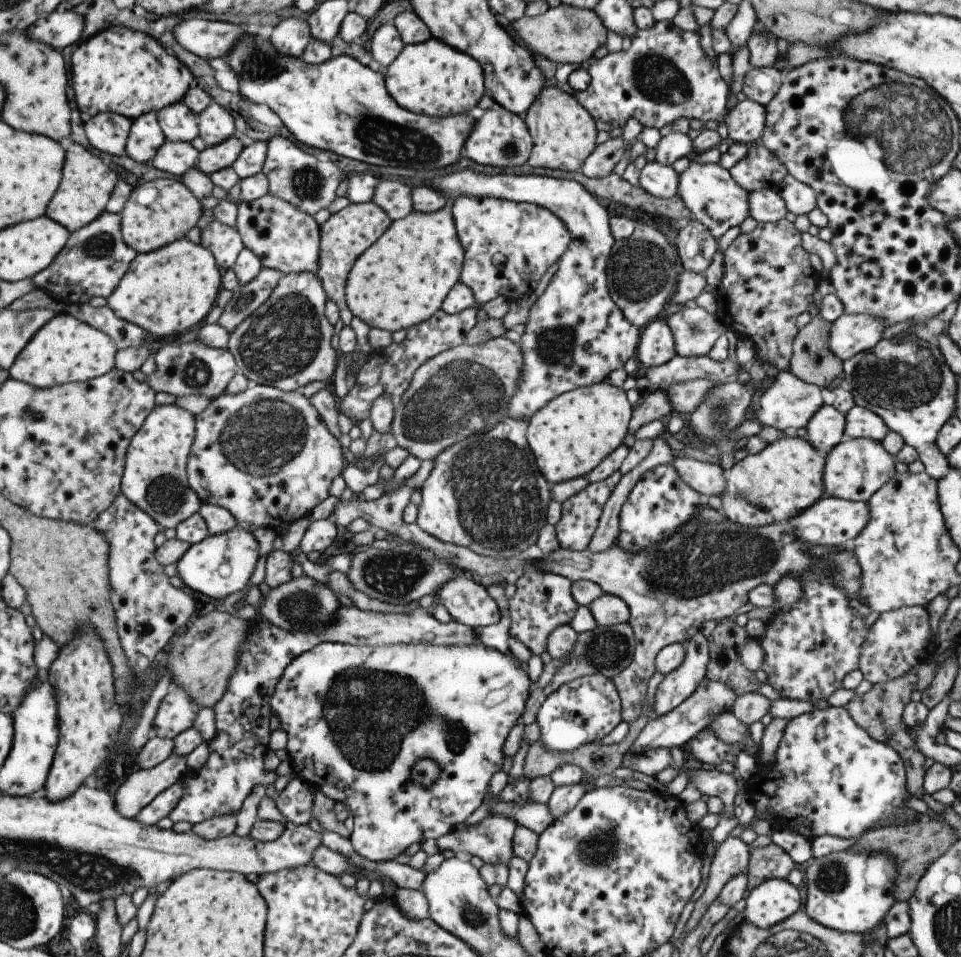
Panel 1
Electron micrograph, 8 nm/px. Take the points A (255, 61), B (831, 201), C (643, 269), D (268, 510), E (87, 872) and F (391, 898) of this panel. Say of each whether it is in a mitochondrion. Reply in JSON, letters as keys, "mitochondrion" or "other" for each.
{"A":"mitochondrion","B":"other","C":"mitochondrion","D":"other","E":"mitochondrion","F":"other"}

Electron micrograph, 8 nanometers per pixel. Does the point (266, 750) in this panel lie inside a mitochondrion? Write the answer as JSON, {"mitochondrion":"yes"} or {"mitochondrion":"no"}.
{"mitochondrion":"no"}

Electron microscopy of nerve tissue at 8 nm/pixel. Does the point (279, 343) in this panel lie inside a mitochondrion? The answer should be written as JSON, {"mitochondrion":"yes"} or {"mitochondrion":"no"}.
{"mitochondrion":"yes"}

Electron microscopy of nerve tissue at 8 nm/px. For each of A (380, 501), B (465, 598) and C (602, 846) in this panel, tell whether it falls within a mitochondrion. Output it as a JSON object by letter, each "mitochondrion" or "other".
{"A":"other","B":"mitochondrion","C":"mitochondrion"}

